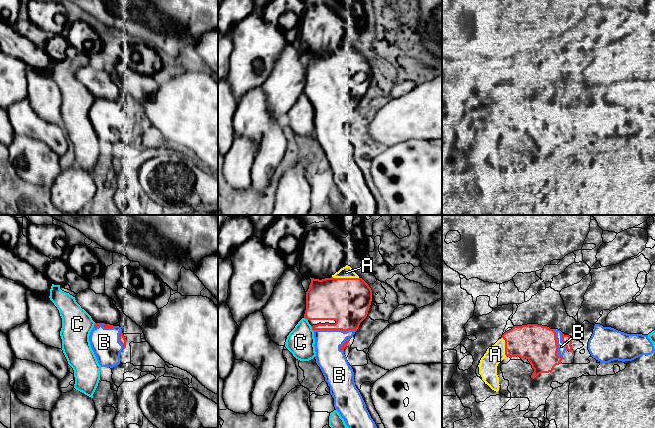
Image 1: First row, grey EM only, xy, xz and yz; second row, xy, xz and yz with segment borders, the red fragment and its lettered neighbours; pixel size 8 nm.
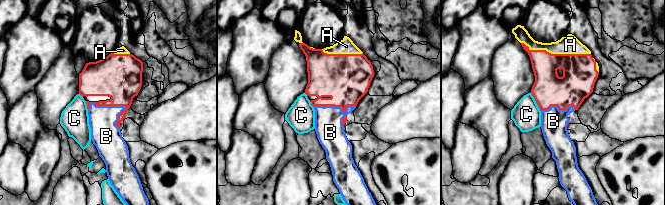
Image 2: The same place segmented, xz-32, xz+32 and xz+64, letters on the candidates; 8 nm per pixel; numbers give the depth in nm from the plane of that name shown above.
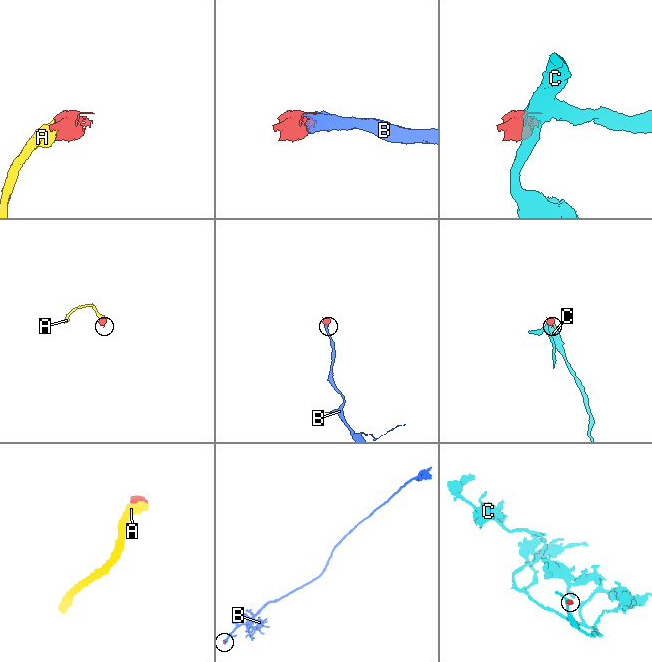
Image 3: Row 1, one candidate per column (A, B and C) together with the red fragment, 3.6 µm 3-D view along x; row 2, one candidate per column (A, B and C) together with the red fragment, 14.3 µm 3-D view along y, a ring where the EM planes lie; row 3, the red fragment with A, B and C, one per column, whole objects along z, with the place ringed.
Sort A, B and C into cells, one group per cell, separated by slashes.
A B / C

